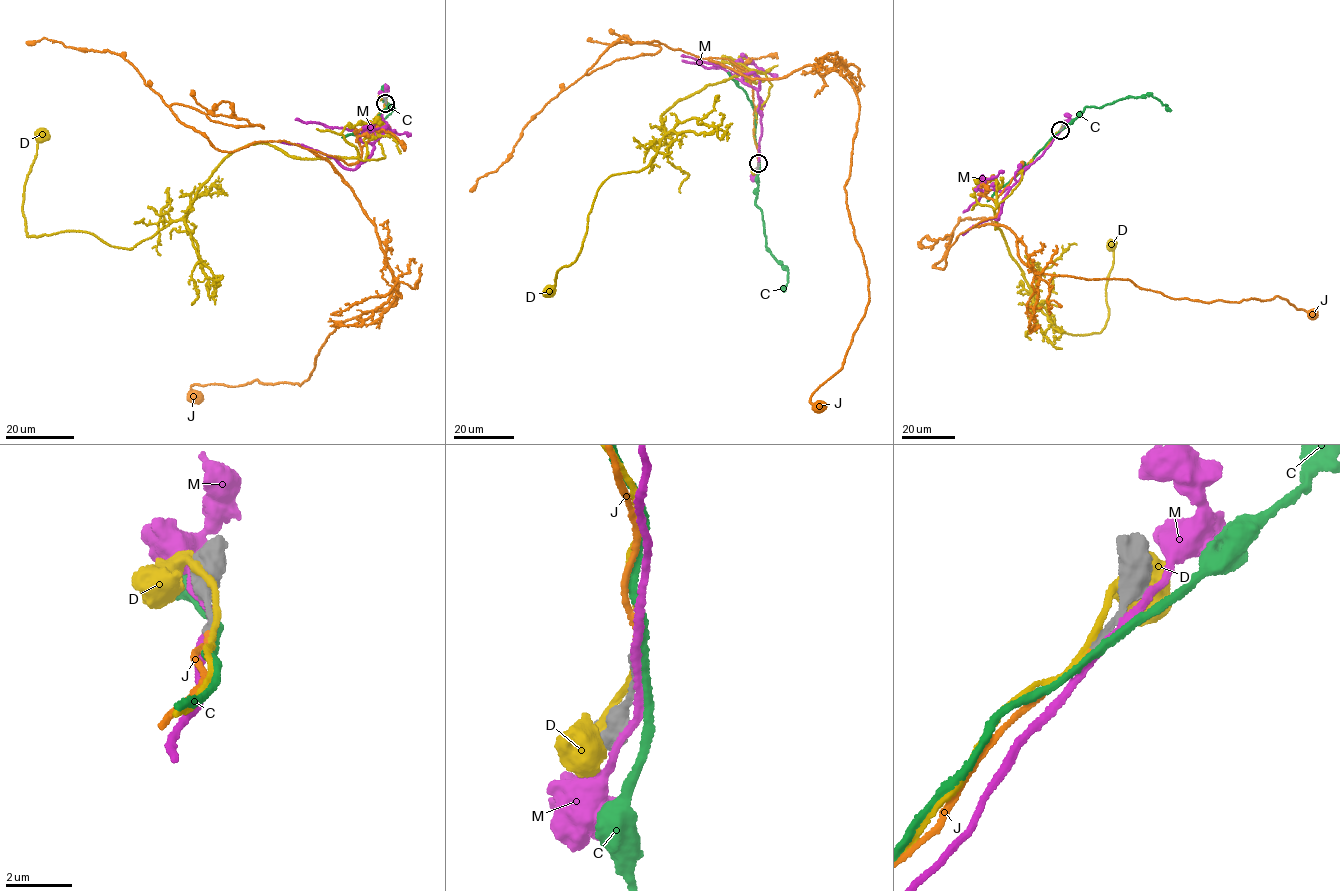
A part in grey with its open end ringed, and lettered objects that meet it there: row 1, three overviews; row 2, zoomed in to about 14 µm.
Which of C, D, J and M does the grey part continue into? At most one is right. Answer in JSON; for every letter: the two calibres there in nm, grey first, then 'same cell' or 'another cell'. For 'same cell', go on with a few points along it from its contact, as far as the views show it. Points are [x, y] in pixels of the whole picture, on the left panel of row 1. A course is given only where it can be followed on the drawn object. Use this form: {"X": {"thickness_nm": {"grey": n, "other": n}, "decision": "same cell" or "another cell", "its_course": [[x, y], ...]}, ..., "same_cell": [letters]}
{"C": {"thickness_nm": {"grey": 260, "other": 240}, "decision": "another cell"}, "D": {"thickness_nm": {"grey": 280, "other": 170}, "decision": "another cell"}, "J": {"thickness_nm": {"grey": 240, "other": 170}, "decision": "same cell", "its_course": [[385, 102], [355, 163], [311, 151], [375, 226], [395, 302], [336, 327], [299, 385], [195, 384], [196, 396]]}, "M": {"thickness_nm": {"grey": 240, "other": 240}, "decision": "another cell"}, "same_cell": ["J"]}

